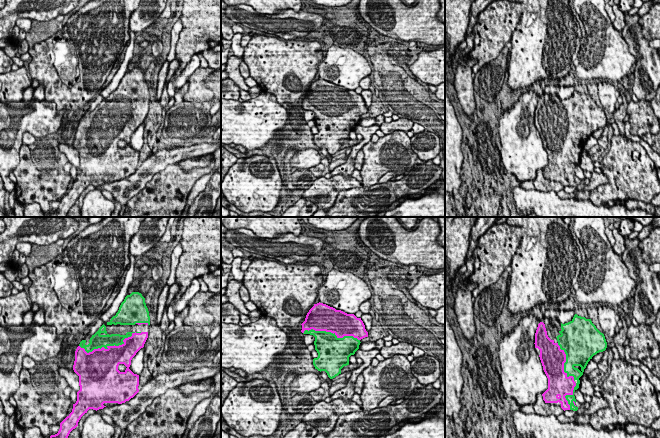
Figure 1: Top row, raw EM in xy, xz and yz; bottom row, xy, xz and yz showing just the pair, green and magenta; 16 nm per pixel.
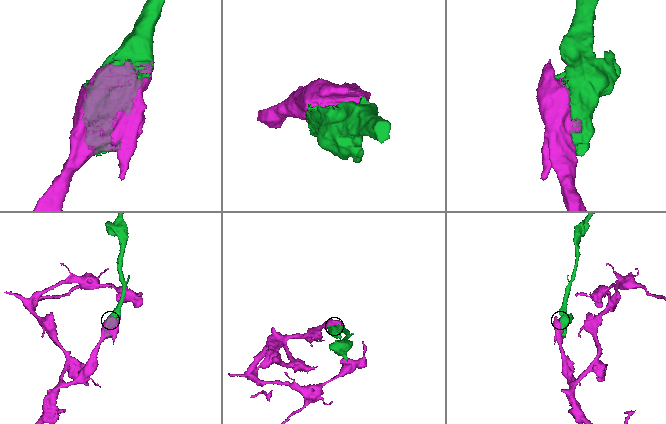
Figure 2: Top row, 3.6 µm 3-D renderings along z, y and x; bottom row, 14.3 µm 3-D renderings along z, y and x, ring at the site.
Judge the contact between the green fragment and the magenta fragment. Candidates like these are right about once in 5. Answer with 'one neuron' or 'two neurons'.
one neuron

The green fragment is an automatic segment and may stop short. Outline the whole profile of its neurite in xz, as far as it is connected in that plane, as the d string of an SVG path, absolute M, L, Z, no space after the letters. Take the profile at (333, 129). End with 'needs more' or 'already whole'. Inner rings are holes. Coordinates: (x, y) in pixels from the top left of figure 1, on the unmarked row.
M323 79L314 80L301 100L303 110L315 113L314 121L318 133L313 135L313 141L318 147L325 147L330 155L341 150L341 145L349 141L349 133L359 125L360 116L368 113L368 108L361 94L347 90Z | needs more

